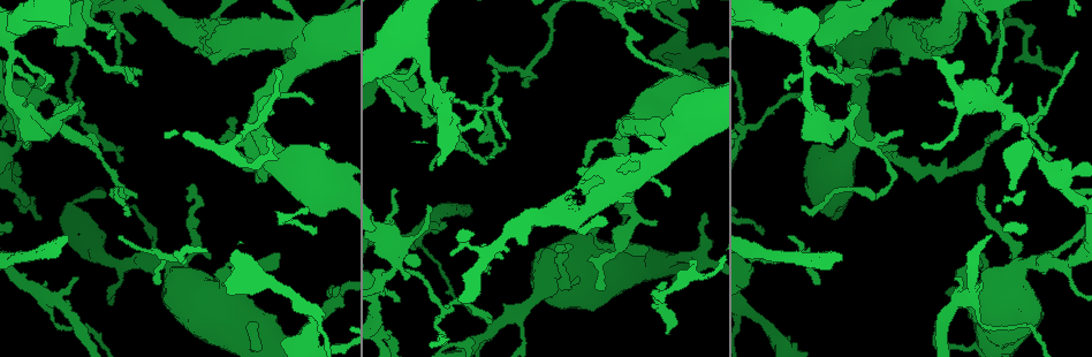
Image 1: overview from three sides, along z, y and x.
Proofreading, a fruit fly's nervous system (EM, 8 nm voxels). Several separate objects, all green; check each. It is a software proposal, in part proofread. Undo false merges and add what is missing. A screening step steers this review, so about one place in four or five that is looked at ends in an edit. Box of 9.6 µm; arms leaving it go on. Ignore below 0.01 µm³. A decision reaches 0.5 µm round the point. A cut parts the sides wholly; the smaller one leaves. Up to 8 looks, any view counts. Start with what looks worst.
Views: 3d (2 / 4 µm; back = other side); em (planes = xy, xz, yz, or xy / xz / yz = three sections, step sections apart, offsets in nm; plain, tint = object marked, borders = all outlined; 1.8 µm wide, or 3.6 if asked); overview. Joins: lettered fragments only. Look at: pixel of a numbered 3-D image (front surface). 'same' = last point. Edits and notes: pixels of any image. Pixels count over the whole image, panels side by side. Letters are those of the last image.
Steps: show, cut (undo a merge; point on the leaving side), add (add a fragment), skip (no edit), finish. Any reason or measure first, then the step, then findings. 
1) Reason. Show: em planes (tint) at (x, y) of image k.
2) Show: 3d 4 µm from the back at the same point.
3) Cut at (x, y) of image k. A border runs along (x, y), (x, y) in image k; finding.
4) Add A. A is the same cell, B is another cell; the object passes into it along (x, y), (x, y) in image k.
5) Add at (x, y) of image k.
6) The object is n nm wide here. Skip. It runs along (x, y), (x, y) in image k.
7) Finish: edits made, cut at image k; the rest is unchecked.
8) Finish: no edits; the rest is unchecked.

Four or more arms meet. Show: 3d 4 µm at (405, 241) of image 1.

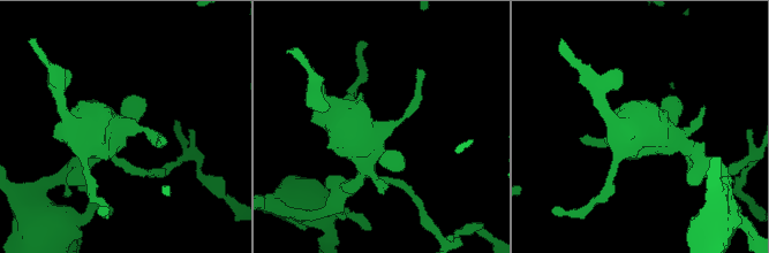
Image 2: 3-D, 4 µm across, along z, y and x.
Shape alone is not enough. Show: em 3.6 µm planes (tint) at (376, 134) of image 2.

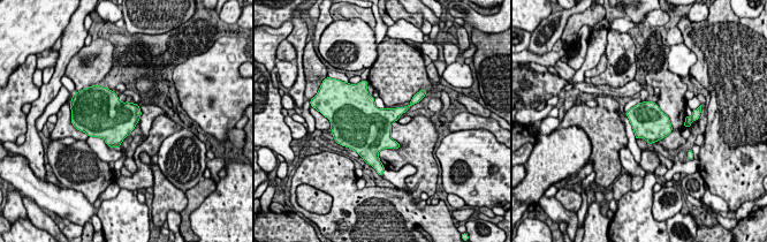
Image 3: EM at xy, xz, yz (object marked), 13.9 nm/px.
Show: em 3.6 µm planes (borders) at the same point.

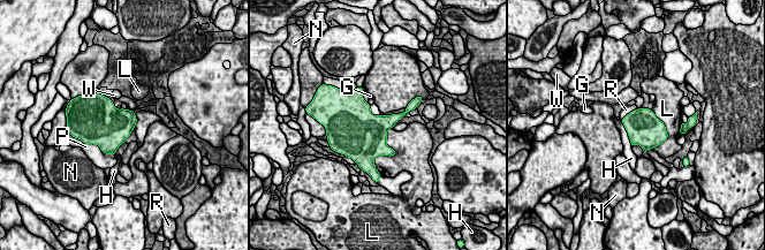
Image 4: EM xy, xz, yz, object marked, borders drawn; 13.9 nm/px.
The object is 480 nm wide here. Skip. G, H, L, N, P, R and W are other cells; a border runs along (392, 127), (395, 153), (375, 166) in image 4; continuous, no second neuron.

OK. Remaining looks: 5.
Branch stops here. Show: 3d 2 µm at (667, 333) of image 1.

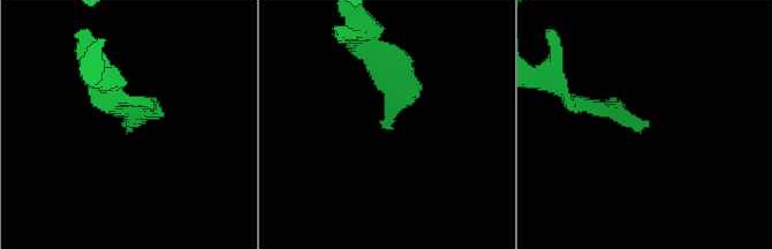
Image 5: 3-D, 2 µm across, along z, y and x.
Shape alone is not enough. Show: em 3.6 µm xy step 16 (tint) at (385, 125) of image 5.

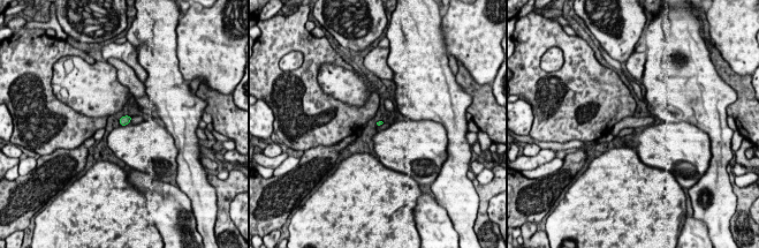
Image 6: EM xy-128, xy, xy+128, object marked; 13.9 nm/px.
Another direction. Show: em 3.6 µm planes (borders) at the same point.

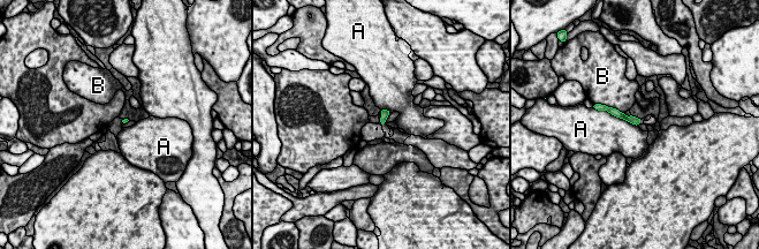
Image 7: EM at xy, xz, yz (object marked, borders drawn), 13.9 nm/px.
Skip. A and B are other cells; a border runs along (601, 110), (637, 126) in image 7; no lettered fragment goes on from it.

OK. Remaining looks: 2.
Finish: no edits; the rest is unchecked.

